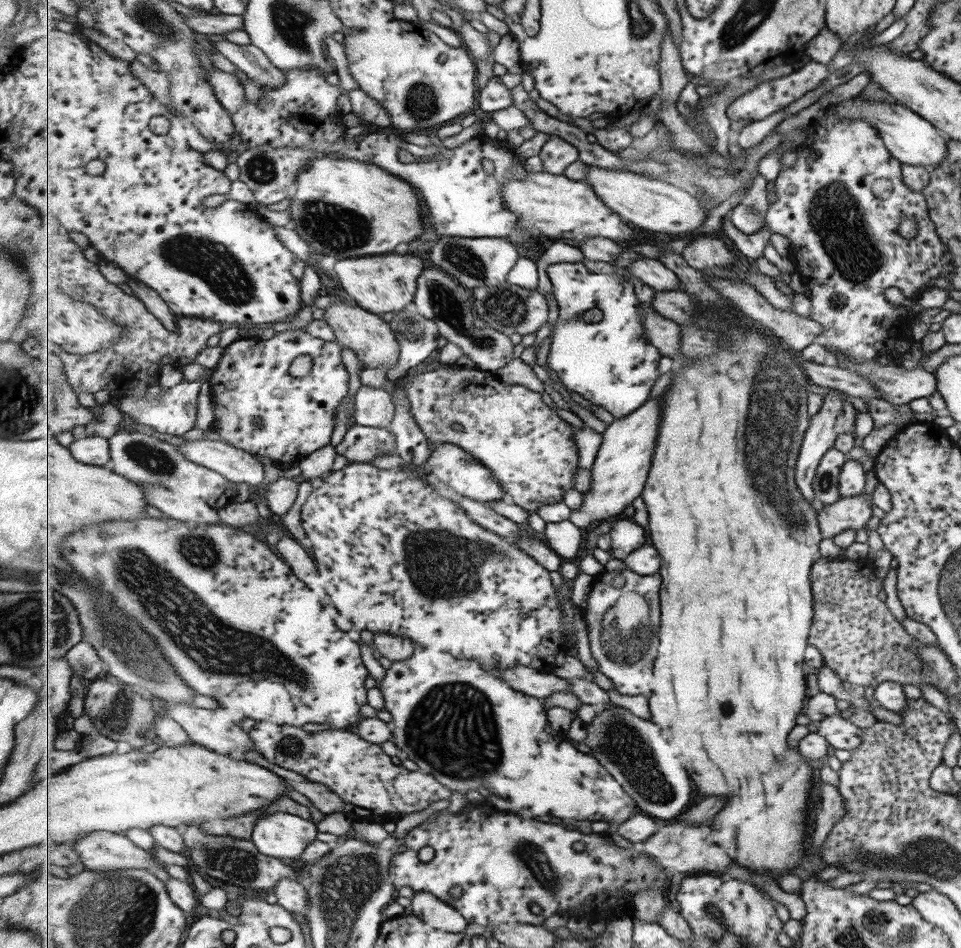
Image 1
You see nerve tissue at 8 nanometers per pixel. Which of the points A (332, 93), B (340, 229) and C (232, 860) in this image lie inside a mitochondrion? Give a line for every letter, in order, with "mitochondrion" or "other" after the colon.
A: other
B: mitochondrion
C: mitochondrion

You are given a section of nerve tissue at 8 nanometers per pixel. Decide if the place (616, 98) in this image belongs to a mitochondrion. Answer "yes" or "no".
no

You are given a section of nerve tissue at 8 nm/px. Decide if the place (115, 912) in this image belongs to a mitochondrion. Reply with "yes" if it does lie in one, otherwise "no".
yes

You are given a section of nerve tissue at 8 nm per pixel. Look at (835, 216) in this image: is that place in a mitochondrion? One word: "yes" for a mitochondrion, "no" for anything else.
yes

